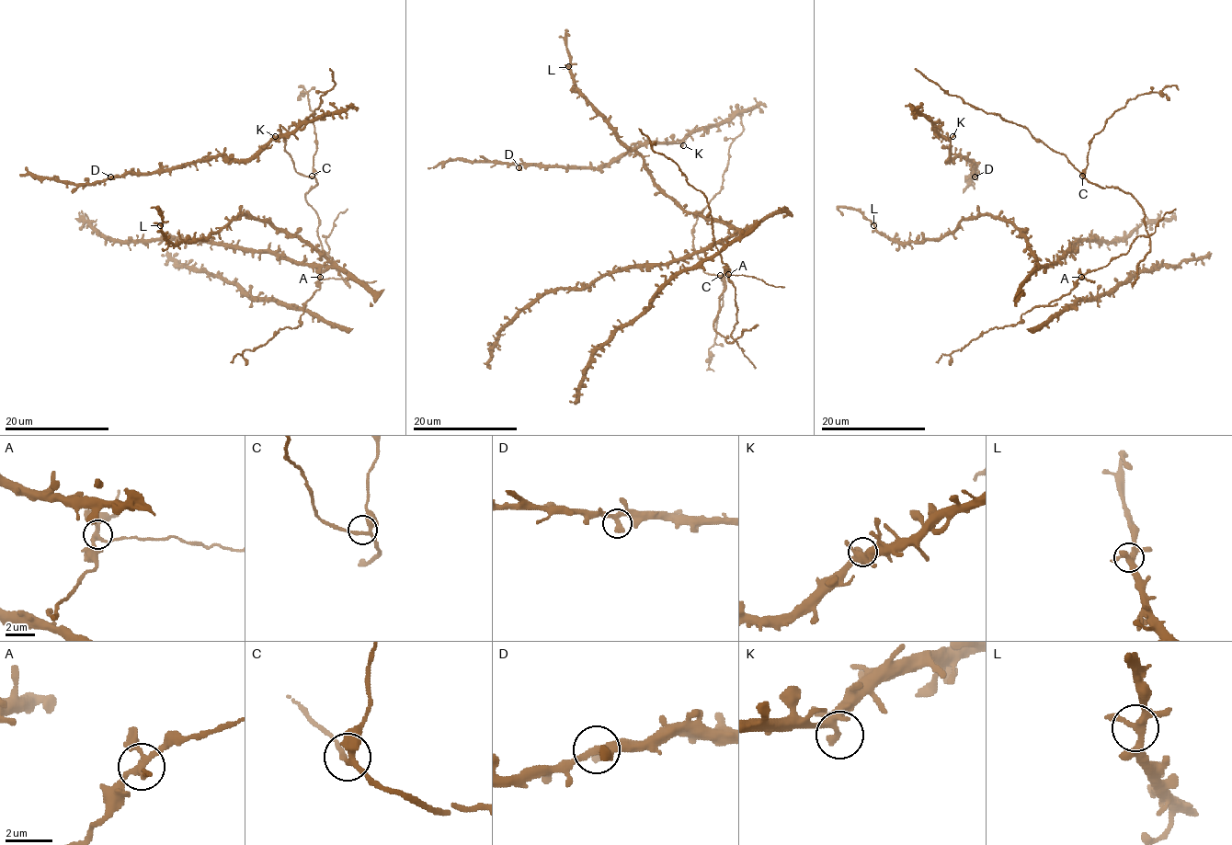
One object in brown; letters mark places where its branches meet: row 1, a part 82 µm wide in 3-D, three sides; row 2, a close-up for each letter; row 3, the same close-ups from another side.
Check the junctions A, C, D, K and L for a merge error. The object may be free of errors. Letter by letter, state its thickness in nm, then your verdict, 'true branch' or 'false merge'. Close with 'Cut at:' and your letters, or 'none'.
A: 240 nm thick; false merge
C: 190 nm thick; true branch
D: 300 nm thick; true branch
K: 240 nm thick; true branch
L: 280 nm thick; true branch
Cut at: A

